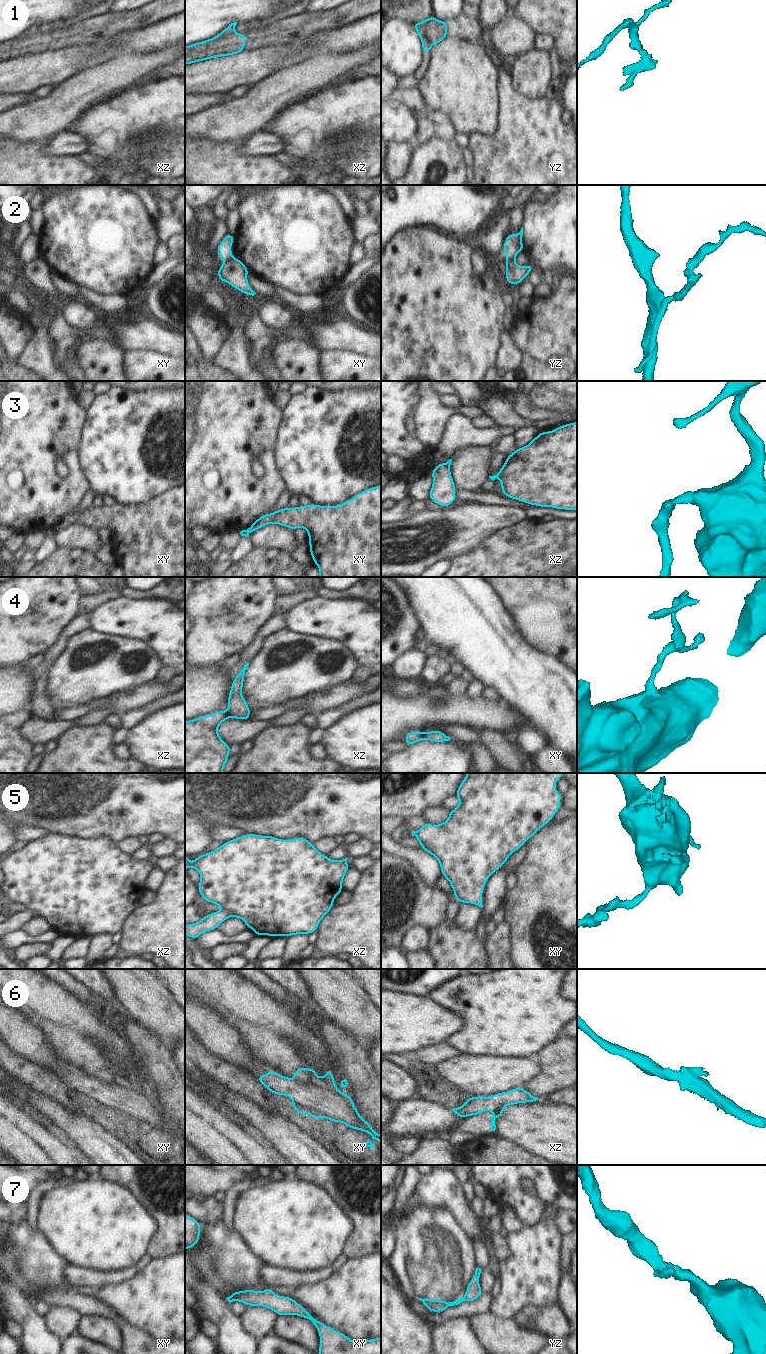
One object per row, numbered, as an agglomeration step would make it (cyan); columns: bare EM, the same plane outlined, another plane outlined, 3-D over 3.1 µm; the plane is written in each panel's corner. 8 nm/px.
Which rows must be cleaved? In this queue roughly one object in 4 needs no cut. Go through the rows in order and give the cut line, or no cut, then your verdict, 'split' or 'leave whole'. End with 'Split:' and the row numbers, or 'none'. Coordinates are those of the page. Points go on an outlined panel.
1: cut in yz along (425, 20), (428, 23), (425, 37), (431, 45); split
2: cut in yz along (507, 255), (514, 261); split
3: cut in xz along (445, 463), (449, 468); split
4: cut in xz along (226, 712), (228, 717); split
5: no cut; leave whole
6: no cut; leave whole
7: cut in yz along (463, 1297), (465, 1300); split
Split: 1, 2, 3, 4, 7

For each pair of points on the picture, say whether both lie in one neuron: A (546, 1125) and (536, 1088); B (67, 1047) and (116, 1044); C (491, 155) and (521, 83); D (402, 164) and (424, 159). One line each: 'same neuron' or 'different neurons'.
A: different neurons
B: same neuron
C: different neurons
D: different neurons

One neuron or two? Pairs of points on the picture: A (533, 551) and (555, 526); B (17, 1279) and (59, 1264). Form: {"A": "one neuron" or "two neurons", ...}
{"A": "one neuron", "B": "one neuron"}

